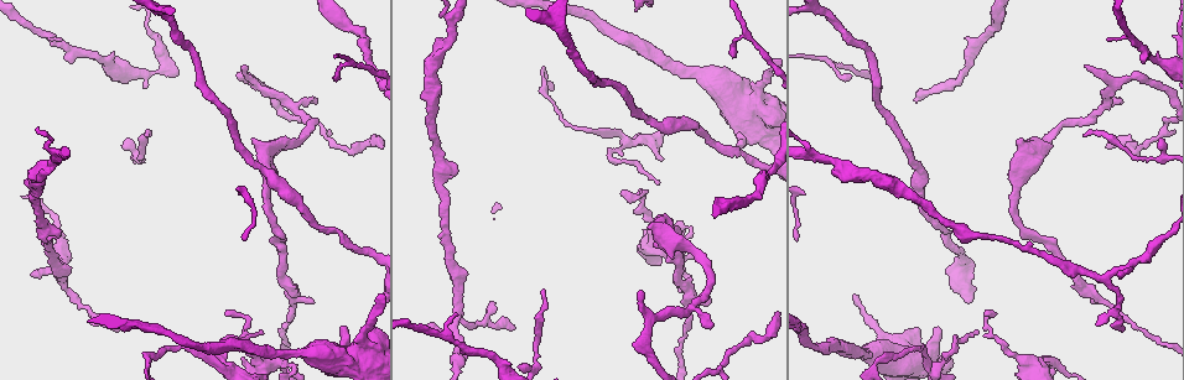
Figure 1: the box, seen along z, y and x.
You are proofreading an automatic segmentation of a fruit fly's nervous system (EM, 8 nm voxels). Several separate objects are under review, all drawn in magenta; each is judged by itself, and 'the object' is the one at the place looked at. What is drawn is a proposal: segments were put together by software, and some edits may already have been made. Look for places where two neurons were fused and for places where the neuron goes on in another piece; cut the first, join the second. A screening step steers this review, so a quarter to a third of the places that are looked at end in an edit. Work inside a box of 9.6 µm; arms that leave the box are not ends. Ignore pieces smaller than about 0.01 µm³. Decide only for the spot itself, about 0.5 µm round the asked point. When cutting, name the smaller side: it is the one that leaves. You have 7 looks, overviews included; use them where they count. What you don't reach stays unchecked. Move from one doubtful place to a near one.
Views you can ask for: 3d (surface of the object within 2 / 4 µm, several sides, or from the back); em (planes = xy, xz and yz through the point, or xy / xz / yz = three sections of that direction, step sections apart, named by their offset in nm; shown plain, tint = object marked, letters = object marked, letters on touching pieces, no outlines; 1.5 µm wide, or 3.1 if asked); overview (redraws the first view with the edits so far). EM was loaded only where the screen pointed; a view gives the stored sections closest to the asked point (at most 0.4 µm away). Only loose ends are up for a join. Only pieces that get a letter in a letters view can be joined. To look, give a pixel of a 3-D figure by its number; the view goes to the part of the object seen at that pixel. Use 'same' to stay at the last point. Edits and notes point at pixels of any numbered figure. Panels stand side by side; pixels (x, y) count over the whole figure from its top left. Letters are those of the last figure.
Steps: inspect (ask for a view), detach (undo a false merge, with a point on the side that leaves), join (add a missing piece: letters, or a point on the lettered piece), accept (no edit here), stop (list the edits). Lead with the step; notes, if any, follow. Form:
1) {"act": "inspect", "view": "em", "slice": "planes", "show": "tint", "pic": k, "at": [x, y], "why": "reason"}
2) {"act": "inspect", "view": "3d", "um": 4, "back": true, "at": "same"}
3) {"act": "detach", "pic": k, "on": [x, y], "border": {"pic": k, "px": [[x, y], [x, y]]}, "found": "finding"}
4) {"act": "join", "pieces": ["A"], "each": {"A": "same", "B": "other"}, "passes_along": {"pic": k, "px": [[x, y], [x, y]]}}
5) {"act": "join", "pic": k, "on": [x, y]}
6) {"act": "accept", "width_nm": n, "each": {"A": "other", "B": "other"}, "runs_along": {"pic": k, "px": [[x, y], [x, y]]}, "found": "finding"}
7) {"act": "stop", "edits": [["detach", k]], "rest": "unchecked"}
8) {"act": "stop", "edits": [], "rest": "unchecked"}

{"act": "inspect", "view": "em", "slice": "planes", "show": "letters", "pic": 1, "at": [1118, 272], "why": "thin end"}

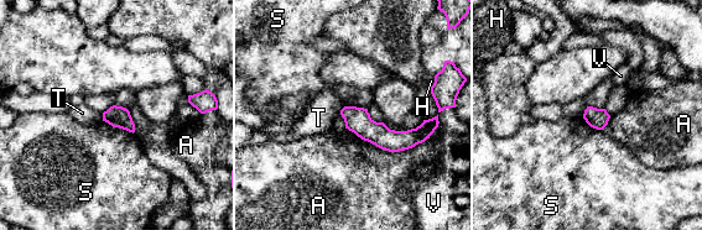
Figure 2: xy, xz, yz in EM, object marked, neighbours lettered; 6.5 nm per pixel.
{"act": "accept", "each": {"A": "other", "H": "other", "S": "other", "T": "other", "V": "other"}, "border": {"pic": 2, "px": [[102, 120], [133, 134]]}, "found": "no lettered piece goes on from it"}

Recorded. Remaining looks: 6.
{"act": "inspect", "view": "em", "slice": "xy", "step": 4, "show": "tint", "pic": 1, "at": [621, 194], "why": "an open end"}

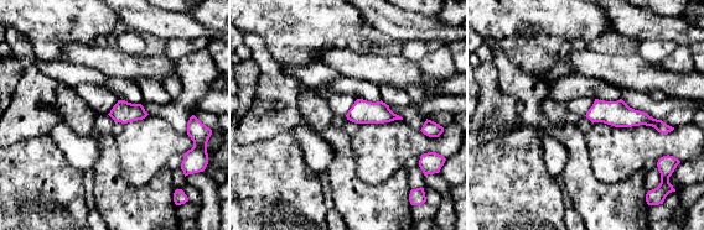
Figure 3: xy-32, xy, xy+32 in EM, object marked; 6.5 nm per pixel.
{"act": "inspect", "view": "em", "slice": "planes", "show": "tint", "at": "same", "why": "another direction"}

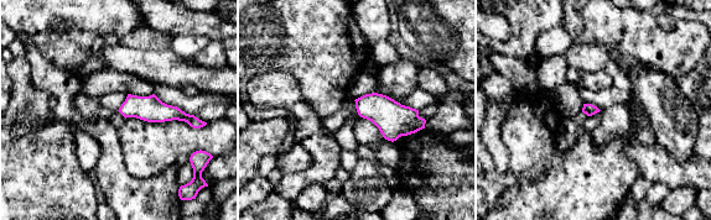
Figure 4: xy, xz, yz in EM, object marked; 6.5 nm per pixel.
{"act": "inspect", "view": "em", "slice": "planes", "show": "letters", "at": "same"}

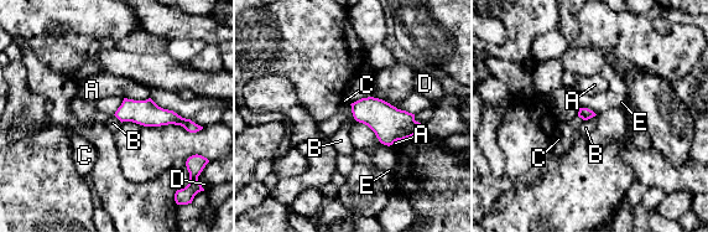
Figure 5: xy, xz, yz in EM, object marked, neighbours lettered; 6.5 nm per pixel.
{"act": "accept", "longest_contact_nm": ["A", 170], "each": {"A": "other", "B": "other", "C": "other", "D": "other", "E": "other"}, "border": {"pic": 5, "px": [[595, 114], [584, 120]]}, "found": "none of them fits"}

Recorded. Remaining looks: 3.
{"act": "inspect", "view": "3d", "um": 2, "pic": 1, "at": [939, 328], "why": "an open end"}

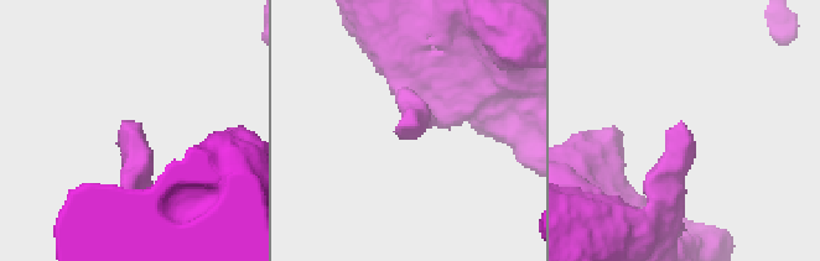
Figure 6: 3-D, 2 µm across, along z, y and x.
{"act": "inspect", "view": "em", "slice": "planes", "show": "letters", "pic": 6, "at": [685, 126], "why": "now the EM"}

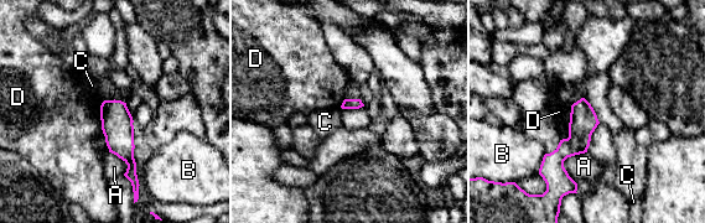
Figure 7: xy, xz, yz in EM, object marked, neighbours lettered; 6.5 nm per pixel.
{"act": "accept", "each": {"A": "other", "B": "other", "C": "other", "D": "other"}, "found": "none of them fits"}

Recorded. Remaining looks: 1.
{"act": "stop", "edits": [], "rest": "unchecked"}

